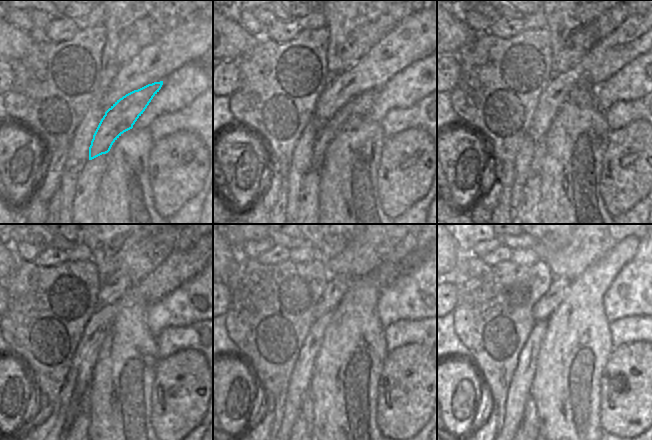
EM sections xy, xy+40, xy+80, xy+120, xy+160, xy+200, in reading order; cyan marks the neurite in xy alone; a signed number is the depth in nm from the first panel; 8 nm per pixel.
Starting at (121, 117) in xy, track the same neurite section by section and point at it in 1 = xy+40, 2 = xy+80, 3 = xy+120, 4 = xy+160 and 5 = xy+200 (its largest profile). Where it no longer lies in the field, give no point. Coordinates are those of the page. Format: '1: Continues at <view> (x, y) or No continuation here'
1: Continues at xy+40 (348, 117)
2: Continues at xy+80 (539, 155)
3: Continues at xy+120 (84, 402)
4: Continues at xy+160 (307, 404)
5: Continues at xy+200 (530, 424).

